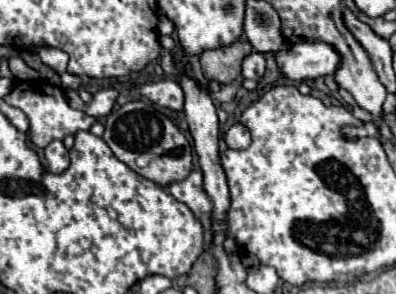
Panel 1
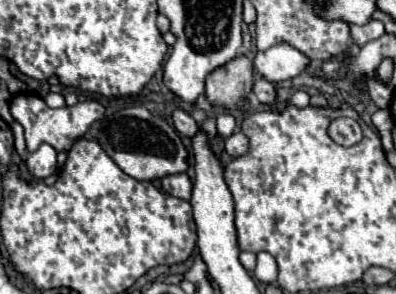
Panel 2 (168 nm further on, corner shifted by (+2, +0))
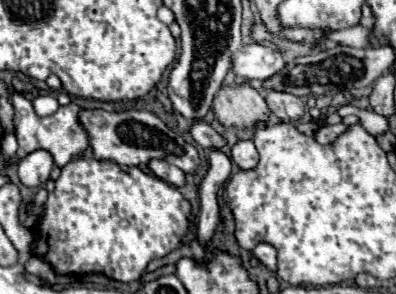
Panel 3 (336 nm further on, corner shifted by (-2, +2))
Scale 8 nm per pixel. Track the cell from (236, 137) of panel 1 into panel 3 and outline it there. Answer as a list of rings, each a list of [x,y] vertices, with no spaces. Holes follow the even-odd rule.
[[[240,140],[232,146],[232,160],[240,170],[252,170],[258,164],[258,150],[252,140]]]

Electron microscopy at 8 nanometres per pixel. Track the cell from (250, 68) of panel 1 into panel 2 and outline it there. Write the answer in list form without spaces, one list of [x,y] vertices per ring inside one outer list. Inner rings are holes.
[[[260,74],[254,76],[252,92],[256,94],[256,98],[258,98],[260,102],[272,102],[272,100],[274,100],[274,86],[272,86],[266,78],[260,78]]]

